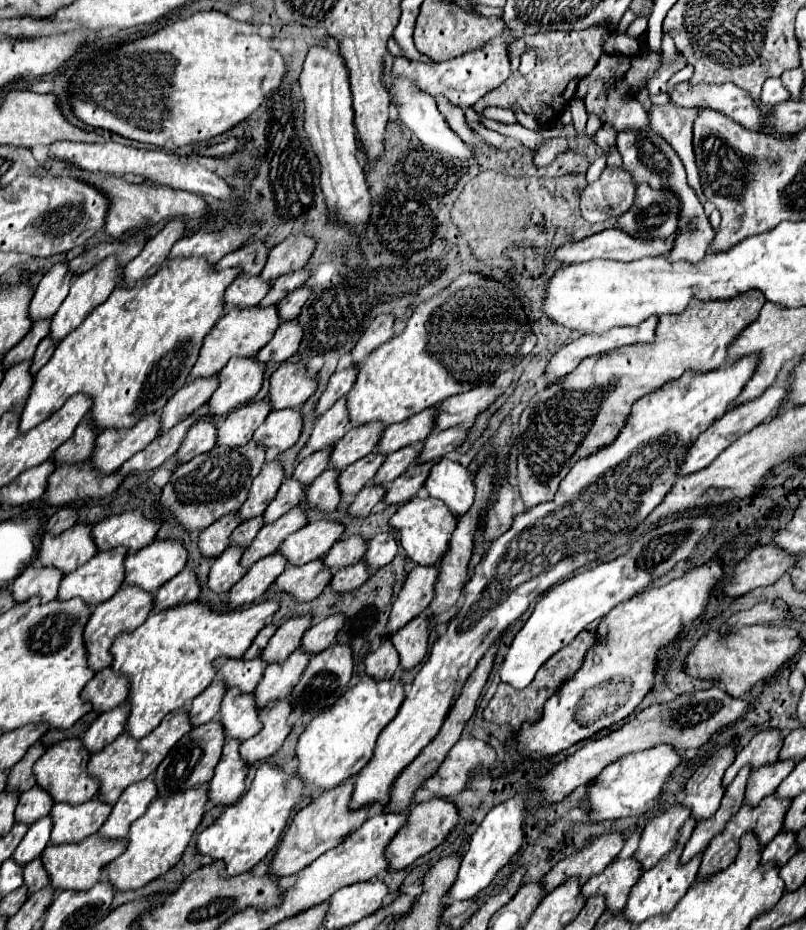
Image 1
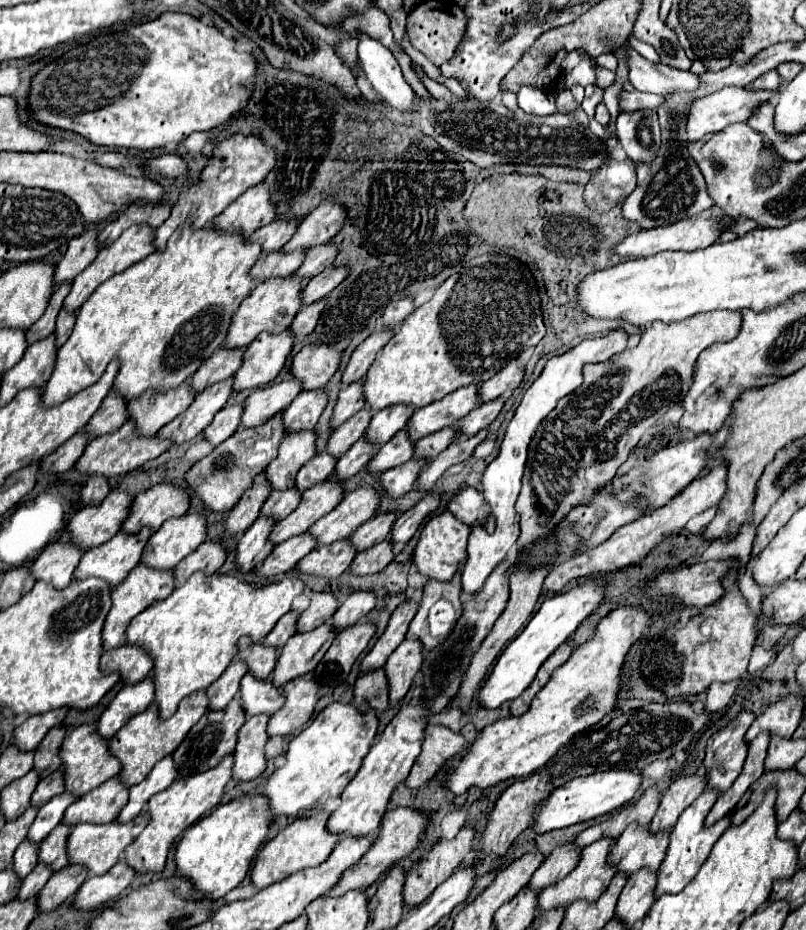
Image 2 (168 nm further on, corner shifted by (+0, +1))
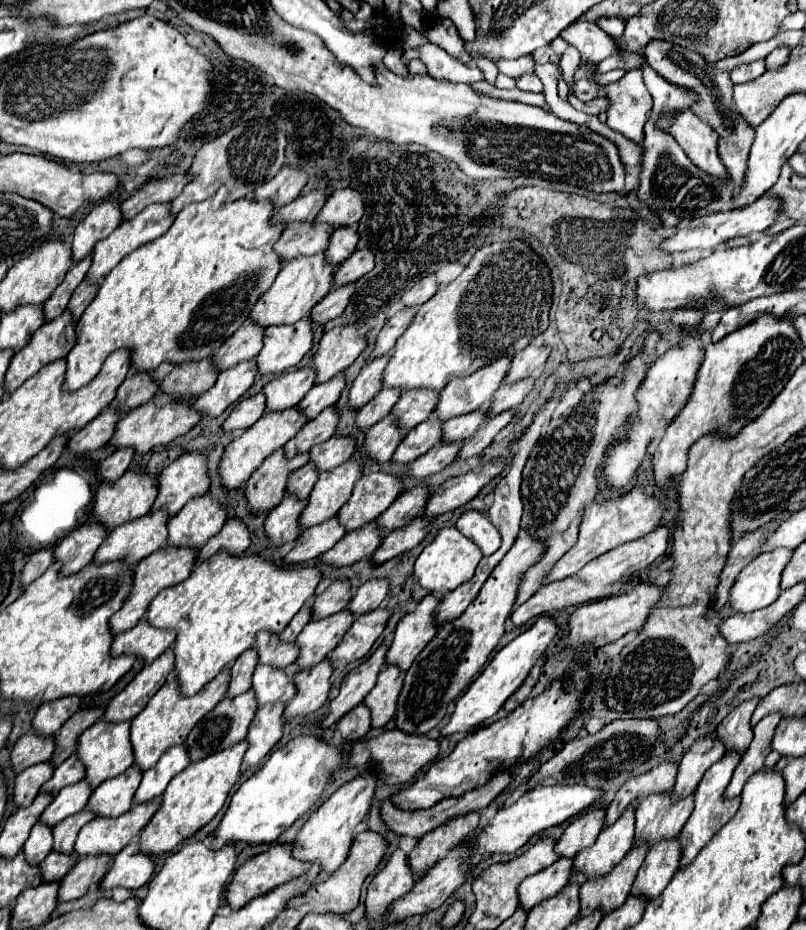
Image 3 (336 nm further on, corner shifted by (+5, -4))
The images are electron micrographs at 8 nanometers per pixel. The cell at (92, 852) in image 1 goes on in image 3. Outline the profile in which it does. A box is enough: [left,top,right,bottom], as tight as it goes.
[75,799,161,857]

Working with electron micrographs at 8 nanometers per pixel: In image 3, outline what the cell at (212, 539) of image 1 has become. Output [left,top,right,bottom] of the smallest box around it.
[245,449,309,515]

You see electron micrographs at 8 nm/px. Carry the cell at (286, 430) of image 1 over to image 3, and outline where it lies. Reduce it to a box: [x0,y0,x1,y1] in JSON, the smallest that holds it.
[297,373,345,419]

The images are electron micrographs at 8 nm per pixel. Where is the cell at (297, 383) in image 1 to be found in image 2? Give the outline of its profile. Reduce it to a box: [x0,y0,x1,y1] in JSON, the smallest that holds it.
[292,344,342,390]

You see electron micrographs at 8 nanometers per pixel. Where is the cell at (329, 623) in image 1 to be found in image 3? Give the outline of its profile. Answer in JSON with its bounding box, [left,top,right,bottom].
[347,579,389,617]

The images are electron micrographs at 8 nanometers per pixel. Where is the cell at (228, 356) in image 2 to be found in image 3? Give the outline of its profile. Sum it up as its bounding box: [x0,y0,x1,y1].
[211,321,263,371]

